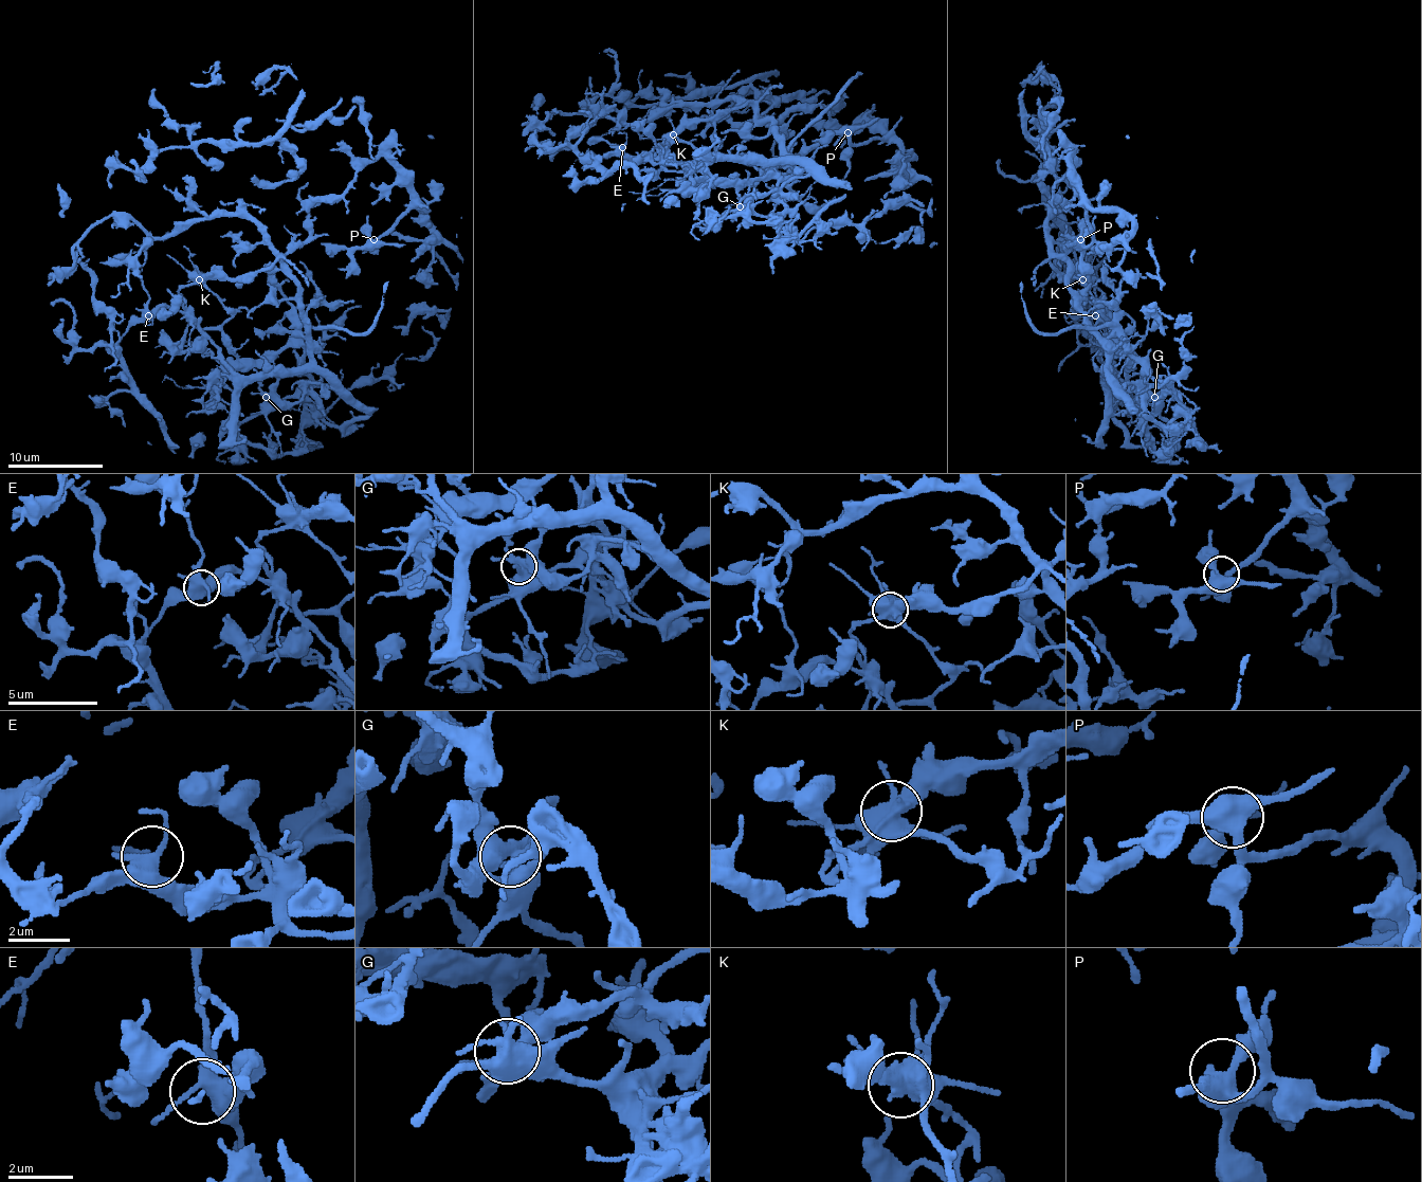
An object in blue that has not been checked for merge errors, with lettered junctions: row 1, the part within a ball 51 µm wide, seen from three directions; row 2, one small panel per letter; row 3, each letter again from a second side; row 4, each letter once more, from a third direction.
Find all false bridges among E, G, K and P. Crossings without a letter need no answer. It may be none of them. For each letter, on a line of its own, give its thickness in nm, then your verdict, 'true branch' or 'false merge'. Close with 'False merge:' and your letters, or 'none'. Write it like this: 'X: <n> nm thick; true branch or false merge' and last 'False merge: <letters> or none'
E: 440 nm thick; true branch
G: 440 nm thick; true branch
K: 550 nm thick; false merge
P: 480 nm thick; true branch
False merge: K

